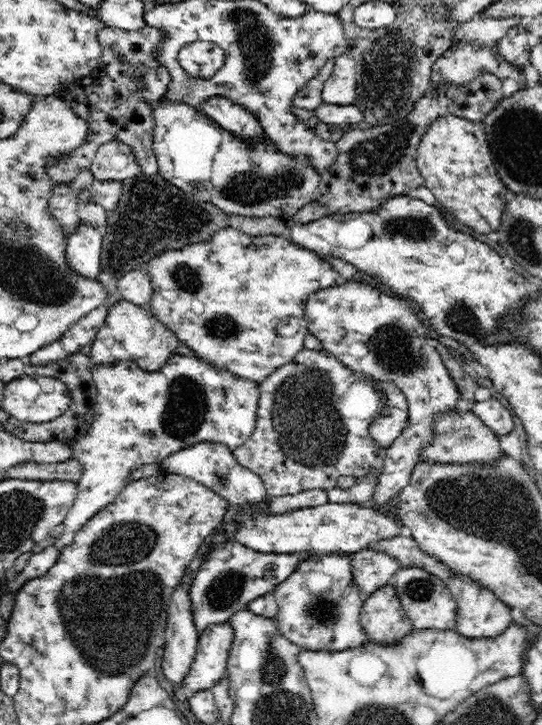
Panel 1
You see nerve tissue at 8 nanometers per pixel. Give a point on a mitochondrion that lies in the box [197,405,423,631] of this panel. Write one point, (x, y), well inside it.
(225, 589)

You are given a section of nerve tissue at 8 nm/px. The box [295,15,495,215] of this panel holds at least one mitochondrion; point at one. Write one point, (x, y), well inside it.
(386, 80)

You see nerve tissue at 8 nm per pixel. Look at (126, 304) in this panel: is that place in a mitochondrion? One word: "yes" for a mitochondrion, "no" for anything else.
no

